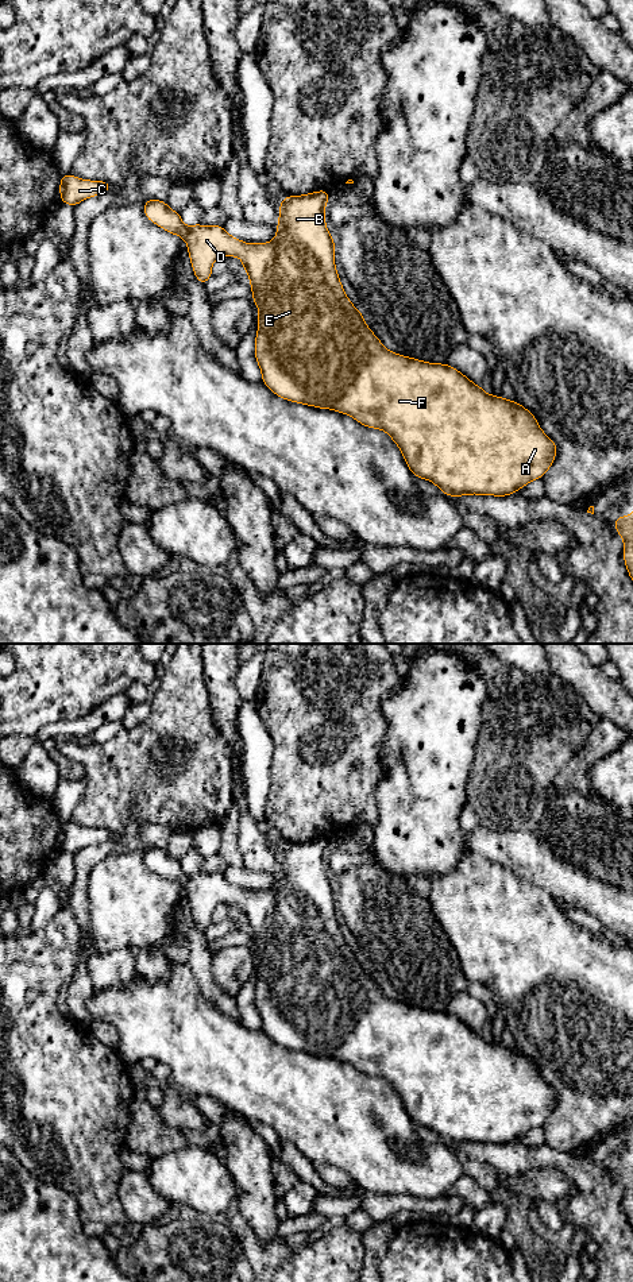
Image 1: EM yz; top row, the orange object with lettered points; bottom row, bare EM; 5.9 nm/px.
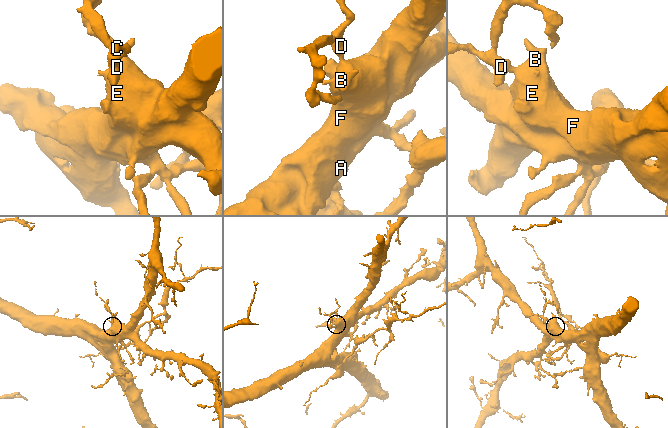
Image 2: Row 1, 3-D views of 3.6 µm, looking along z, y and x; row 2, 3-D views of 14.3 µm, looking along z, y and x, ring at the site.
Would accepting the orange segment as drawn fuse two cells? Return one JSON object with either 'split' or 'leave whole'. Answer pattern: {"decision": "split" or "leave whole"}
{"decision": "leave whole"}

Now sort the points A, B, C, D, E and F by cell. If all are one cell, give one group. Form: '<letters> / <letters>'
A B C D E F

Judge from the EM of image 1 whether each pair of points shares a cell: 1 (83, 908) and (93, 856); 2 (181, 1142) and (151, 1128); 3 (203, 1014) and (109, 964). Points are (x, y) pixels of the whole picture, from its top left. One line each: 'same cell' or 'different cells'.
1: same cell
2: same cell
3: different cells

